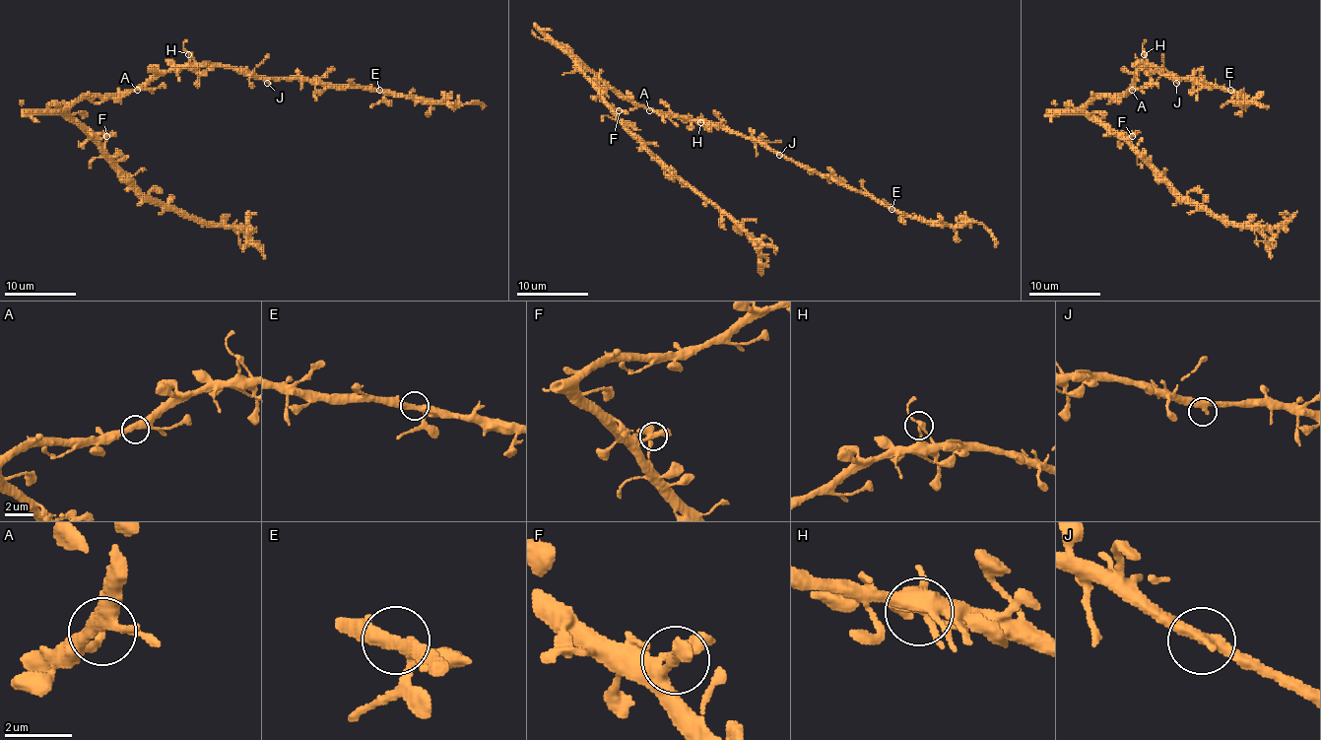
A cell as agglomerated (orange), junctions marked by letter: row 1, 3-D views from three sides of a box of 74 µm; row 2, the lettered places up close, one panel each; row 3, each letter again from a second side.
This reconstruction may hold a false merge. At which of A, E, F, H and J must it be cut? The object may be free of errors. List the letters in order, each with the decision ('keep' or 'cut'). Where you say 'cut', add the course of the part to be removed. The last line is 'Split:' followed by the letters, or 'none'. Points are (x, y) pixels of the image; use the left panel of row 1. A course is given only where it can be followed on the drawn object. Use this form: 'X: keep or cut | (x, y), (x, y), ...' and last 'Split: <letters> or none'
A: keep
E: keep
F: keep
H: keep
J: keep
Split: none

